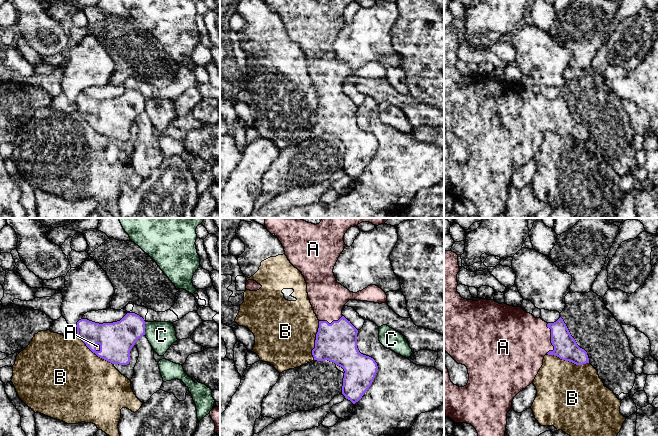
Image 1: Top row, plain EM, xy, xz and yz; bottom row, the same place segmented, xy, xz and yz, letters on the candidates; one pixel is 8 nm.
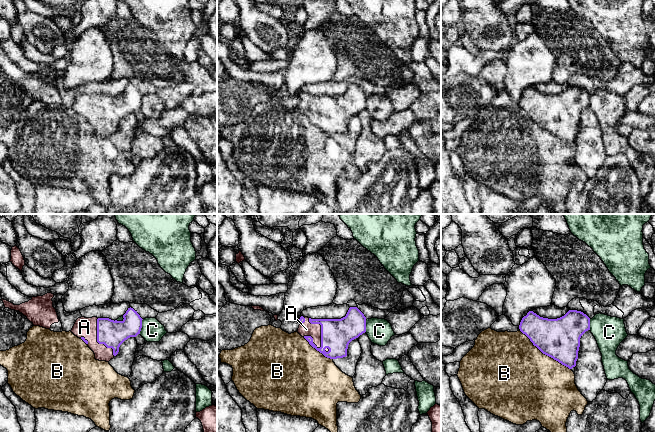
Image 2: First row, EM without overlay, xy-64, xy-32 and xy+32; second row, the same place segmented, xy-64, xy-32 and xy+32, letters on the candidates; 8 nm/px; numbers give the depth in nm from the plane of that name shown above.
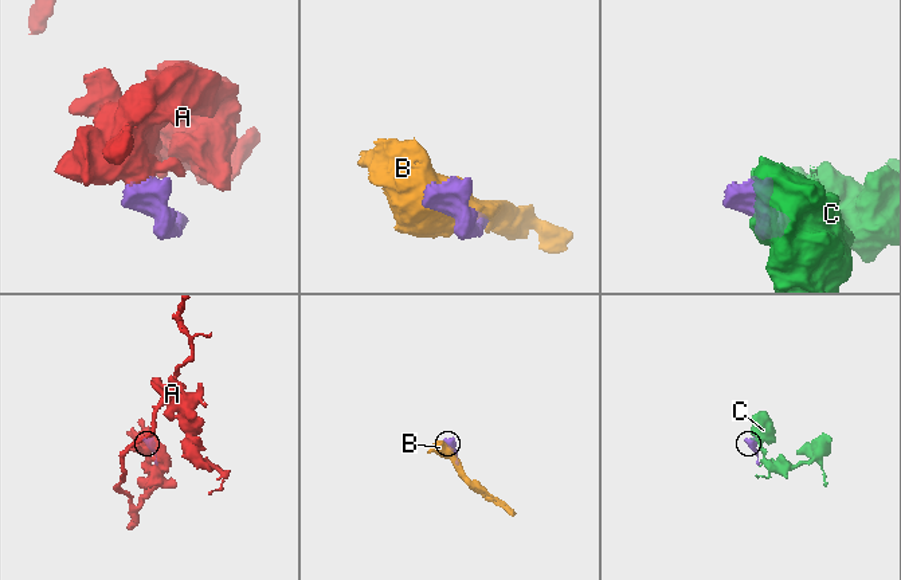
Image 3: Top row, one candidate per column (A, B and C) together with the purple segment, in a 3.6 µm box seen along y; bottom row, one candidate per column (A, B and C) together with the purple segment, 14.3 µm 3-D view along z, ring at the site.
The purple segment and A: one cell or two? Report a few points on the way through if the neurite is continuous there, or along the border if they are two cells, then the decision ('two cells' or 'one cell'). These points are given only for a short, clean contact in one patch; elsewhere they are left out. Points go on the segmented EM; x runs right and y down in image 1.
way yz (565, 347), (558, 341), (551, 340), (520, 341); one cell

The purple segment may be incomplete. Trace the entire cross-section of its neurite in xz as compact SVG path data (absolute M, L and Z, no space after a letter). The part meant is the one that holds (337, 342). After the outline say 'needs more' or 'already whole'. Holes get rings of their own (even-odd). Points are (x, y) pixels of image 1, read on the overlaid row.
M265 218L265 227L278 238L288 260L302 273L307 283L308 298L319 320L315 348L312 350L314 360L328 360L344 369L342 394L353 404L358 402L371 386L378 366L373 358L359 352L358 330L342 315L342 310L349 300L386 303L387 295L376 285L370 285L357 293L350 292L336 281L333 269L346 246L344 235L349 228L362 222L378 226L388 219L390 218L322 218L321 222L315 225L299 218Z | needs more

